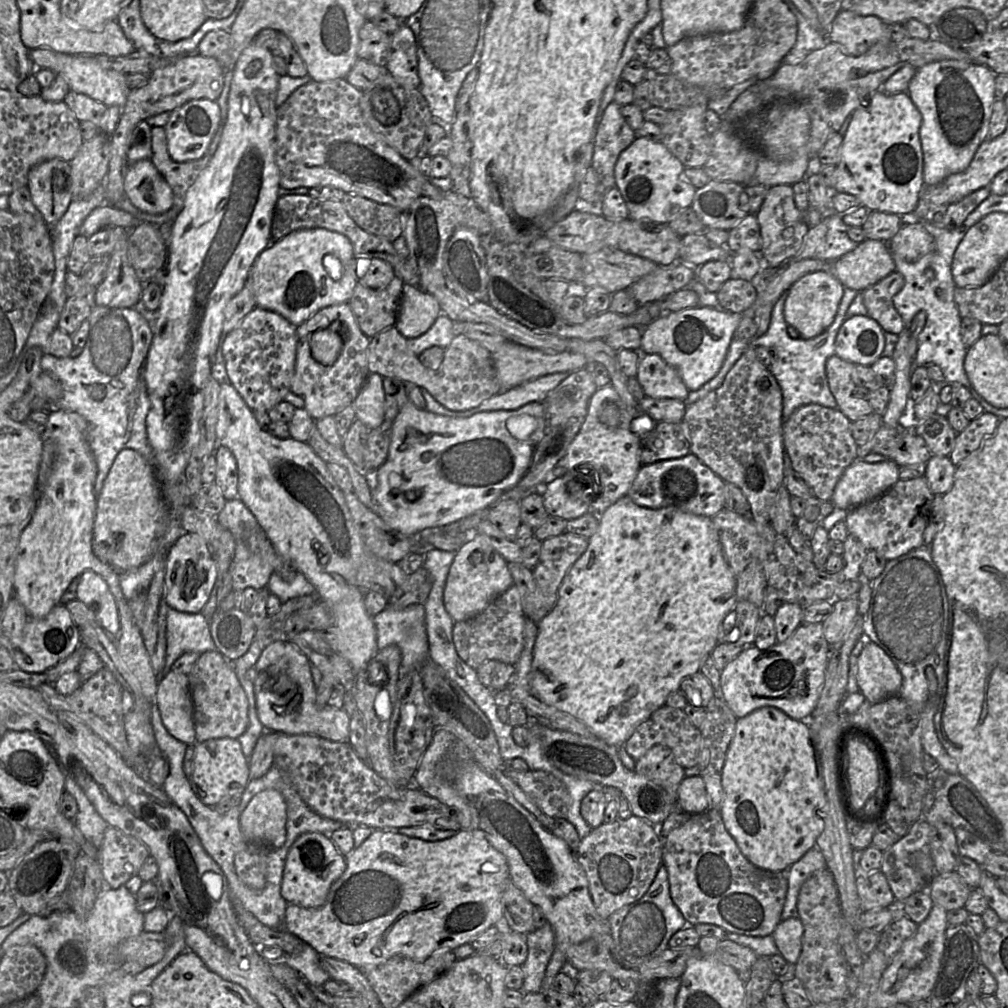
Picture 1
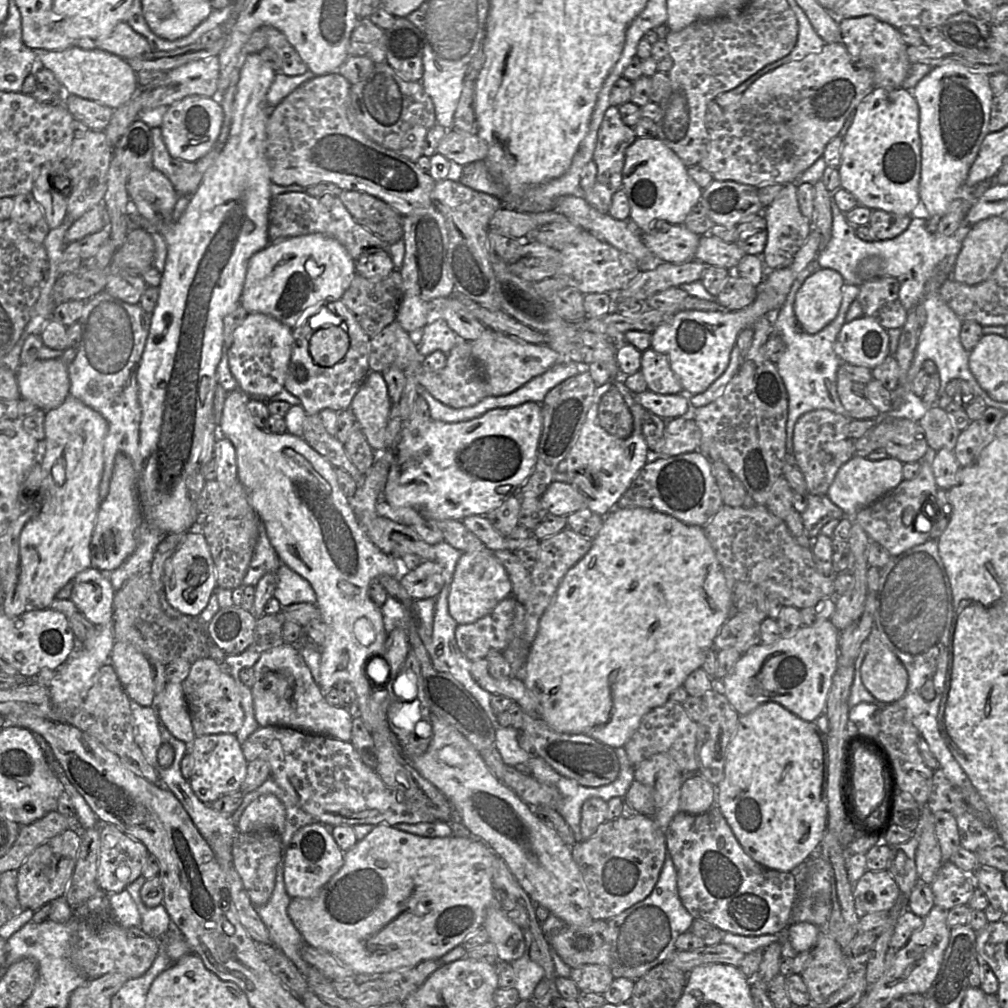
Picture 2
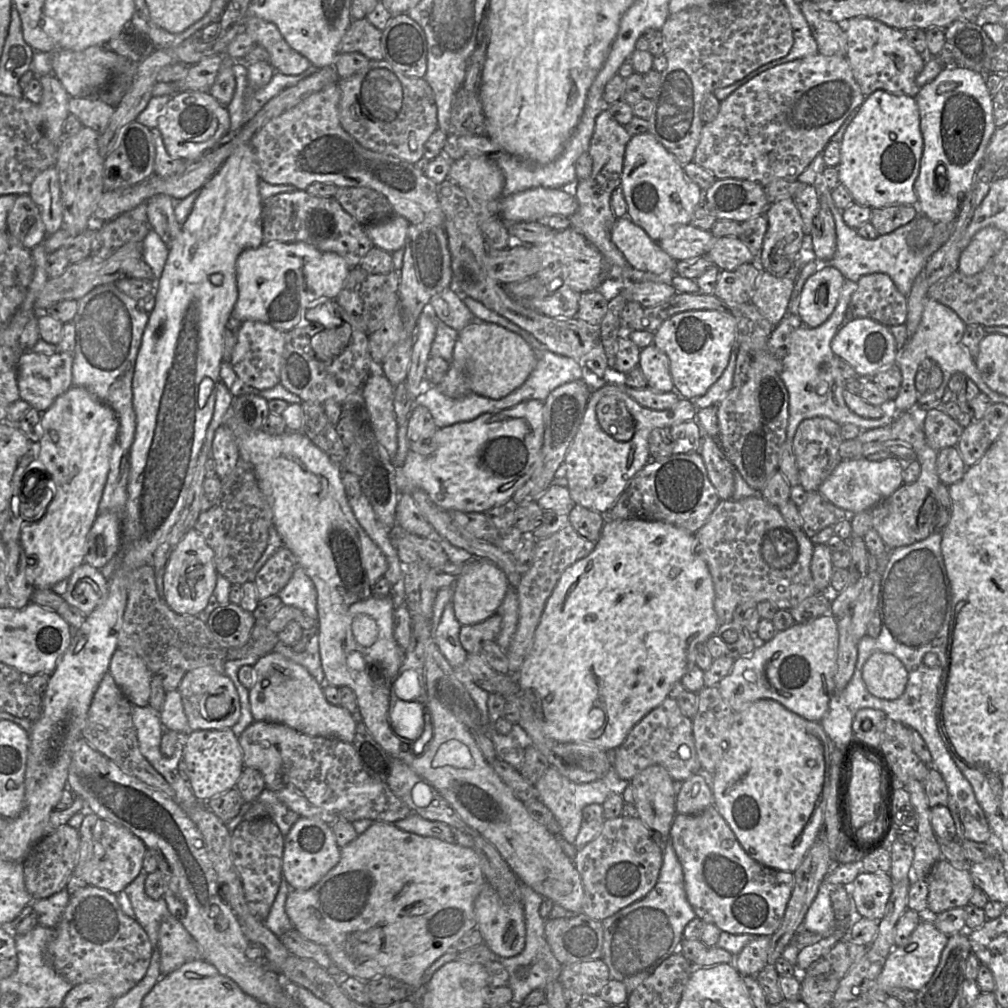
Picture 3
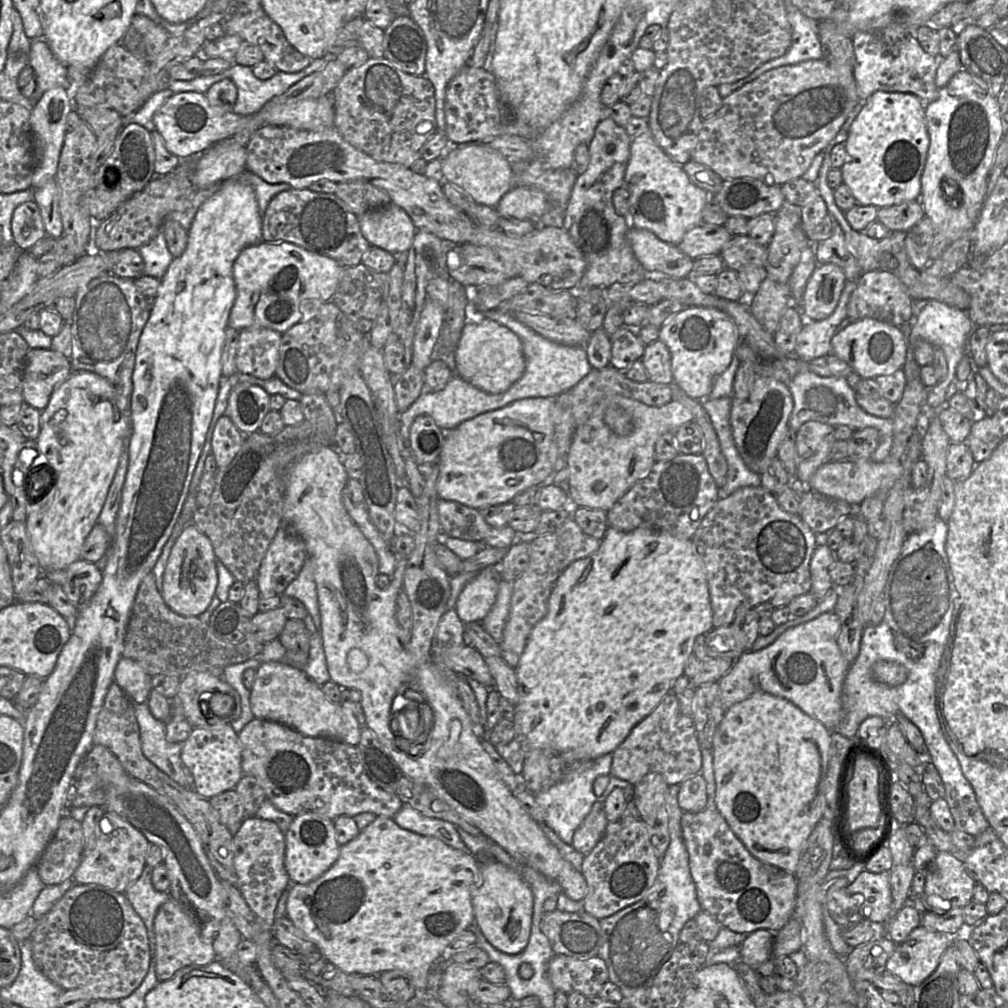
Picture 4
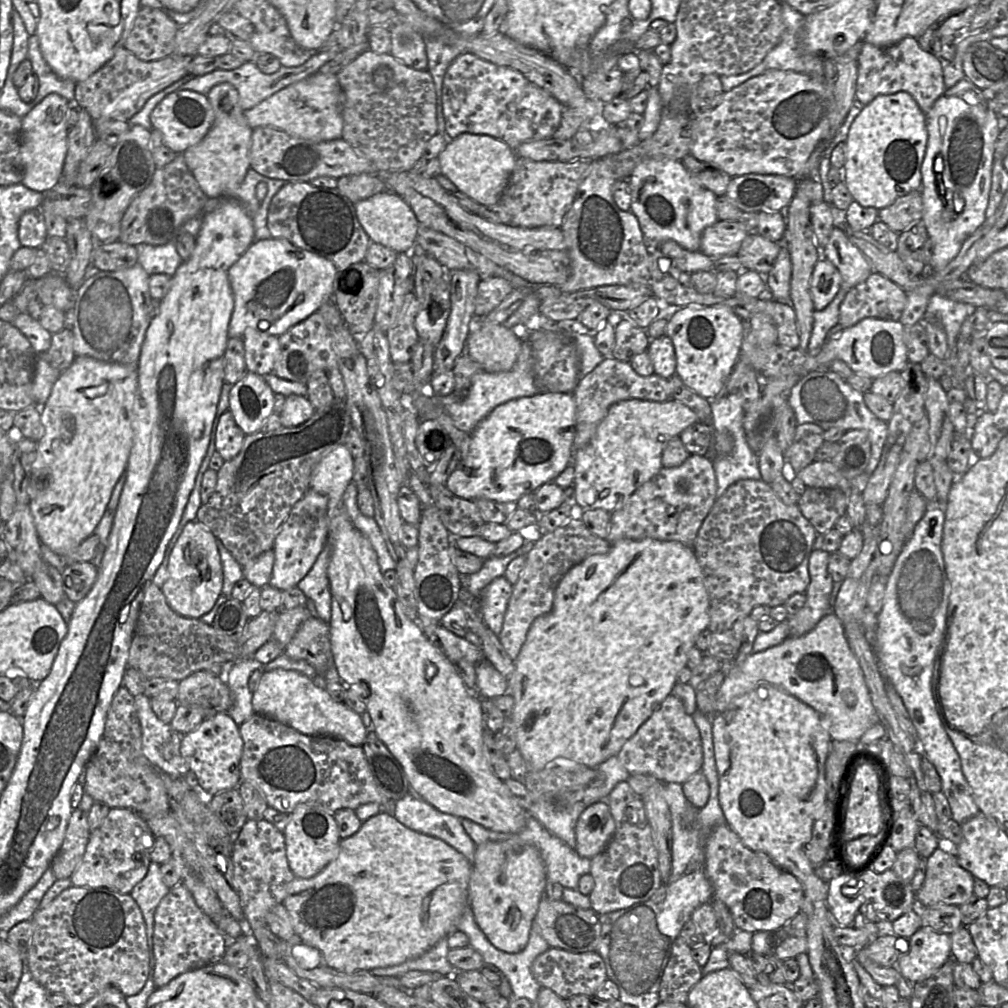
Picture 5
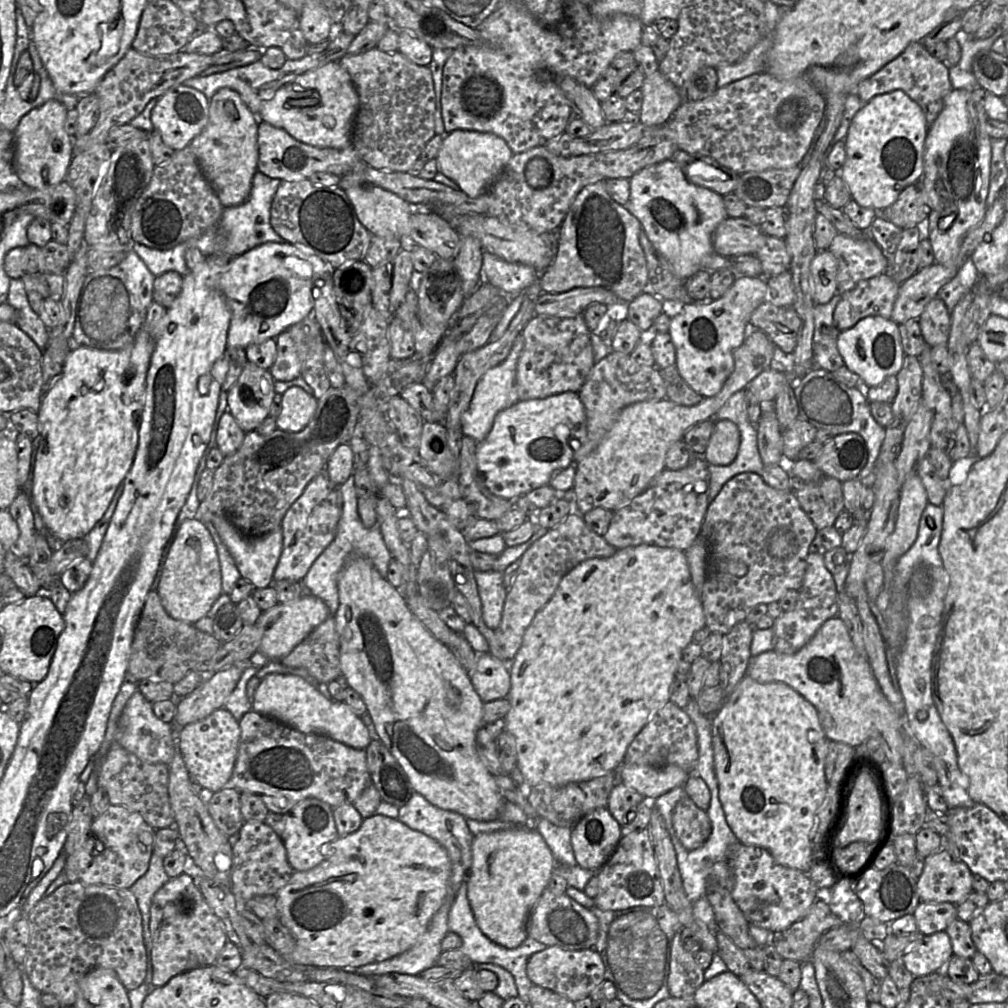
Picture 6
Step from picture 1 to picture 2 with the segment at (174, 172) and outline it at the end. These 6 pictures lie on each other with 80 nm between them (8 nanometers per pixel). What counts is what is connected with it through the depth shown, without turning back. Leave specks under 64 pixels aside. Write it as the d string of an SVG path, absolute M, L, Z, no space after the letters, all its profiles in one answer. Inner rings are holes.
M160 127L151 129L153 140L152 167L170 180L179 196L191 196L201 183L195 162L171 157L163 140Z

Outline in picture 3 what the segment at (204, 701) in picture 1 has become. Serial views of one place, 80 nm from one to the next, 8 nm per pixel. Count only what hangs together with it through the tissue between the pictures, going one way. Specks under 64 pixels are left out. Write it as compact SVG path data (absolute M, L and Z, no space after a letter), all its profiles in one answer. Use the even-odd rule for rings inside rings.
M212 665L187 672L177 691L191 732L231 729L240 719L240 700L233 682L226 675L220 675ZM221 694L231 697L232 710L222 719L206 720L204 701L210 696Z

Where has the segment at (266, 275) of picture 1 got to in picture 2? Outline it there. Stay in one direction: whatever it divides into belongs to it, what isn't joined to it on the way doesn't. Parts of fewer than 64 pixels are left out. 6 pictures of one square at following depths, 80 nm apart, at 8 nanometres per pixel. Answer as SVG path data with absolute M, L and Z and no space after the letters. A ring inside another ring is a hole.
M320 233L270 242L248 262L240 304L248 314L266 314L294 328L306 309L340 300L356 274L355 269L355 261L346 248Z

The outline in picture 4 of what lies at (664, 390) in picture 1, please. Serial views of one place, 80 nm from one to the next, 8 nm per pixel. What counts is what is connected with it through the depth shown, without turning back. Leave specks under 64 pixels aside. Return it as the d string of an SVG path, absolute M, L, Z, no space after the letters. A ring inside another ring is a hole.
M659 339L644 348L641 357L648 380L661 384L674 384L671 372L671 355L668 347Z

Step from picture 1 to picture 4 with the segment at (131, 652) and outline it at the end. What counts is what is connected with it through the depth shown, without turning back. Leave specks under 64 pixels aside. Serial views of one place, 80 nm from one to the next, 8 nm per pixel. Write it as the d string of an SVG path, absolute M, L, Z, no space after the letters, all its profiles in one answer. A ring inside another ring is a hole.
M89 371L72 372L71 375L59 384L51 394L48 405L41 412L40 433L36 439L37 449L45 456L48 464L46 467L37 467L32 470L31 483L28 483L28 485L30 485L28 486L28 493L31 503L27 505L27 517L25 520L27 535L43 574L46 571L65 570L71 563L80 559L84 541L93 526L98 523L98 517L106 499L108 489L113 481L119 464L120 455L129 433L131 433L130 402L121 391L107 379ZM124 658L114 670L114 681L133 703L146 703L151 692L151 676L135 660Z

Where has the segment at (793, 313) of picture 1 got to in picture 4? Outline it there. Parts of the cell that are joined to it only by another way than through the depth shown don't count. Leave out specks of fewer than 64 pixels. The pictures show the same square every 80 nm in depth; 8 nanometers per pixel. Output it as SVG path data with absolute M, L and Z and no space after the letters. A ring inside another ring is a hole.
M818 265L806 284L798 306L803 317L806 320L820 321L832 314L846 281L843 270L837 265Z

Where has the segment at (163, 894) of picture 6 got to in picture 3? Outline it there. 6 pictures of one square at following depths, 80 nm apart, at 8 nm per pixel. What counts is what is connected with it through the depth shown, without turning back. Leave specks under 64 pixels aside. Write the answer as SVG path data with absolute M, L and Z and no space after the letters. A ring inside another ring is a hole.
M172 915L160 924L158 948L162 976L170 974L187 962L201 959L198 944L182 923Z

